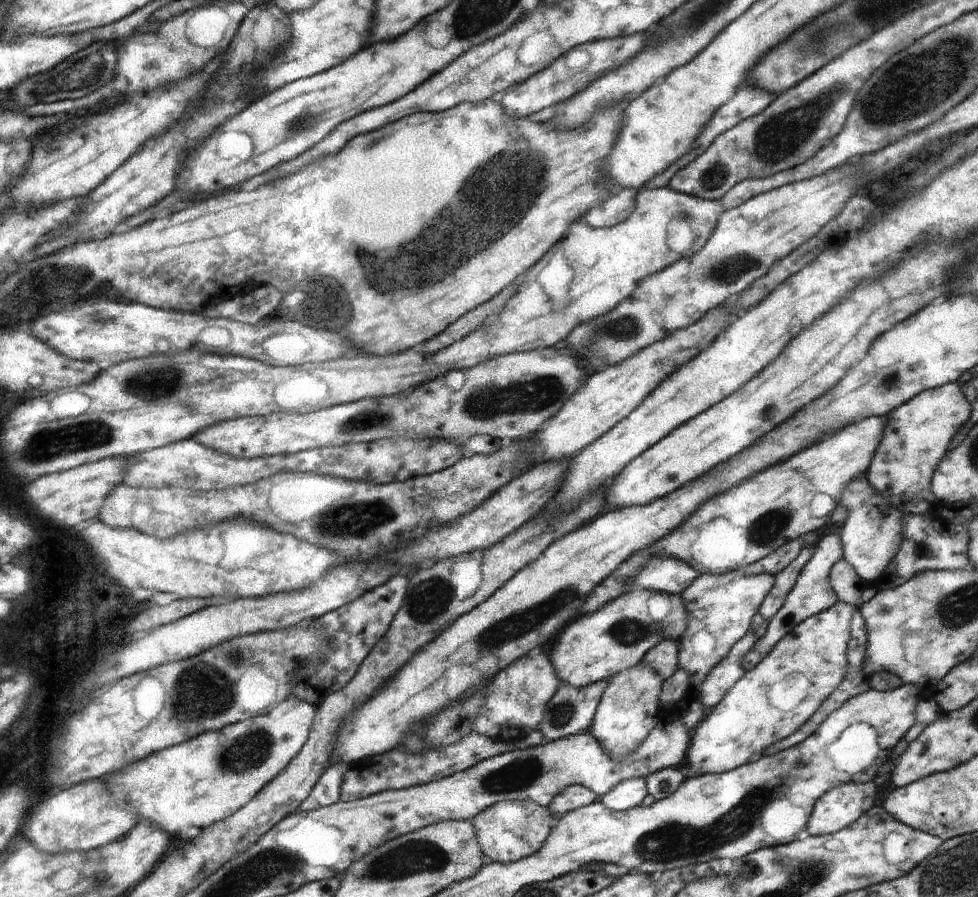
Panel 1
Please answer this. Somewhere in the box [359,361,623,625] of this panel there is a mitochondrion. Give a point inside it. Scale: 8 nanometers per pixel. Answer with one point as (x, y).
(543, 392)

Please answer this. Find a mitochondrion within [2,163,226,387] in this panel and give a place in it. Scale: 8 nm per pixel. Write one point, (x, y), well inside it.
(59, 280)

